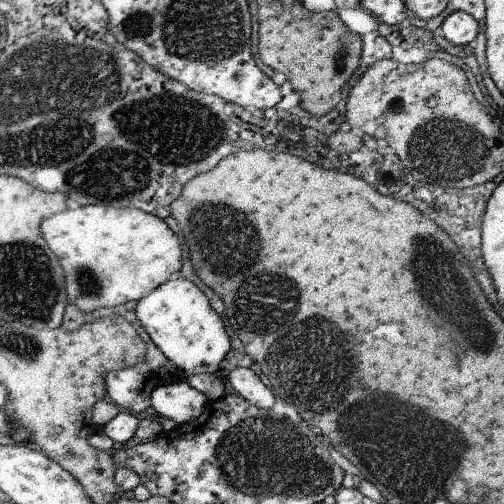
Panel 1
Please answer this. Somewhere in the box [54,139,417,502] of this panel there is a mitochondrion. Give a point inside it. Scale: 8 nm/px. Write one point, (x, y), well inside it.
(259, 457)

